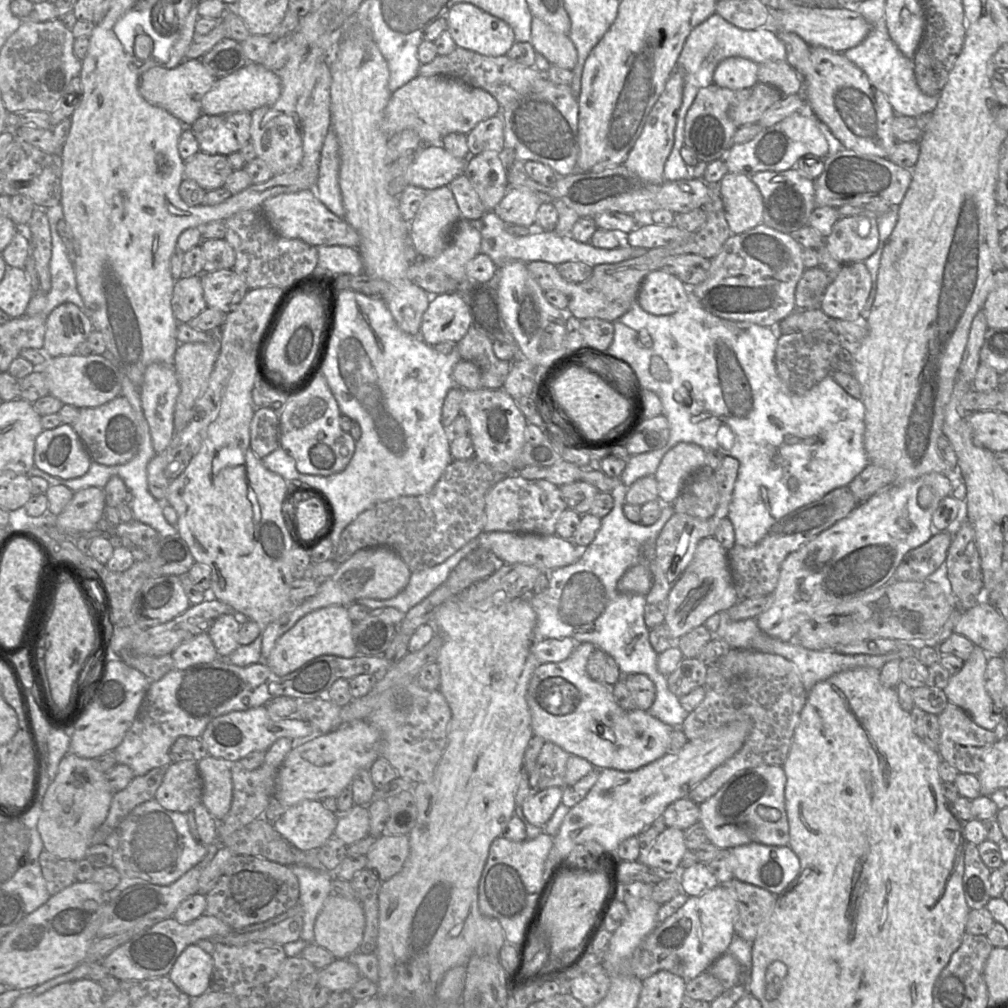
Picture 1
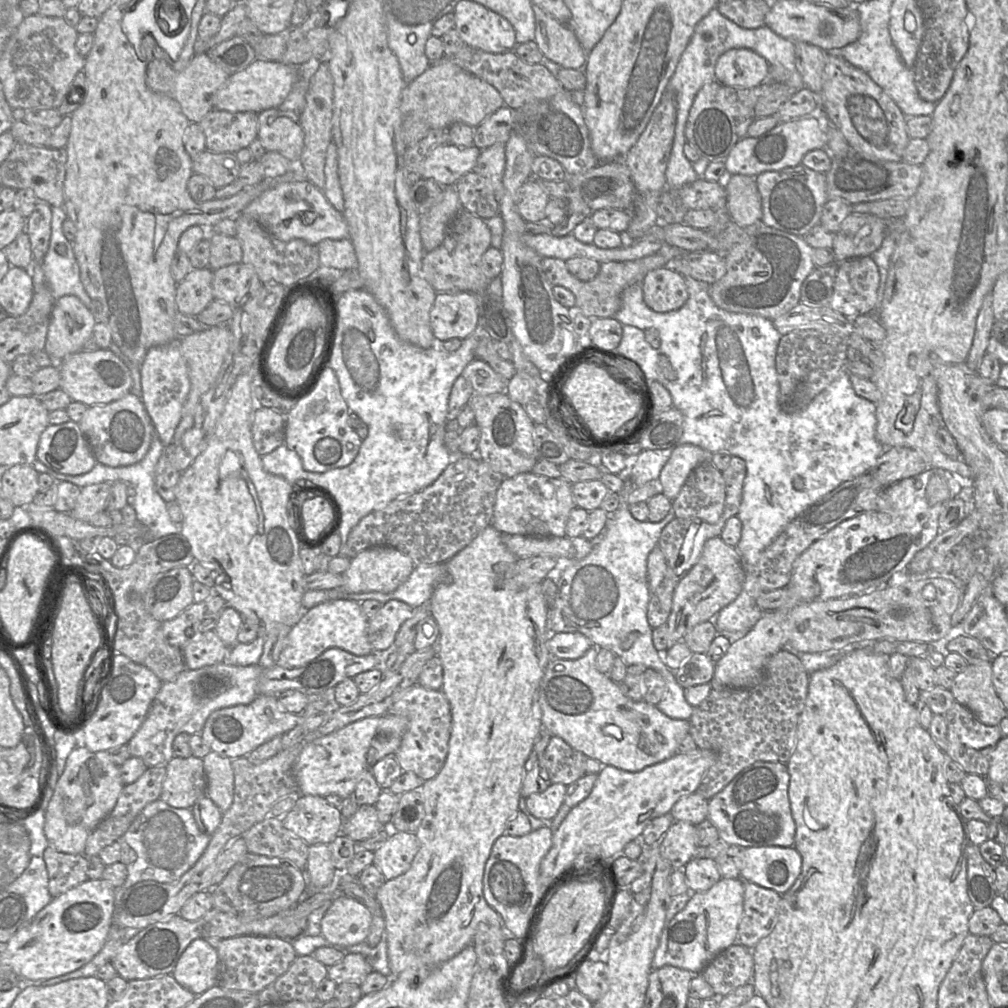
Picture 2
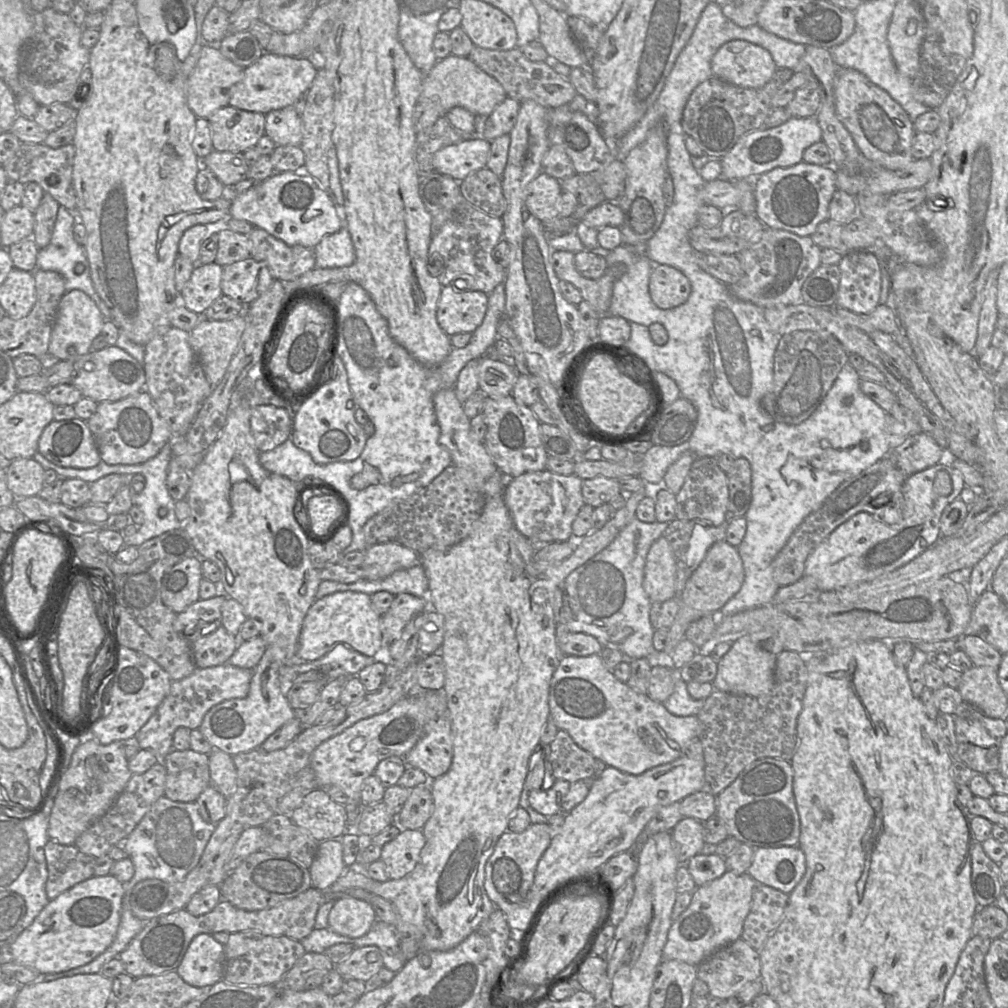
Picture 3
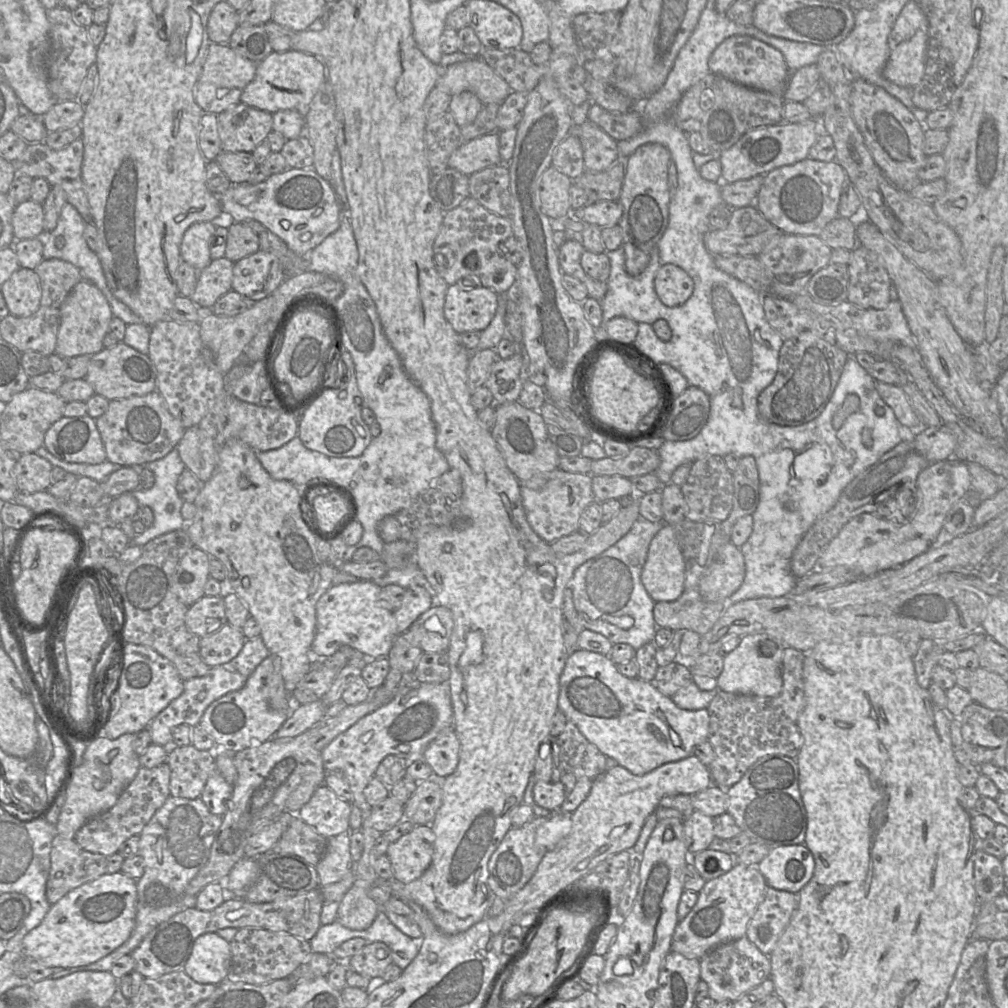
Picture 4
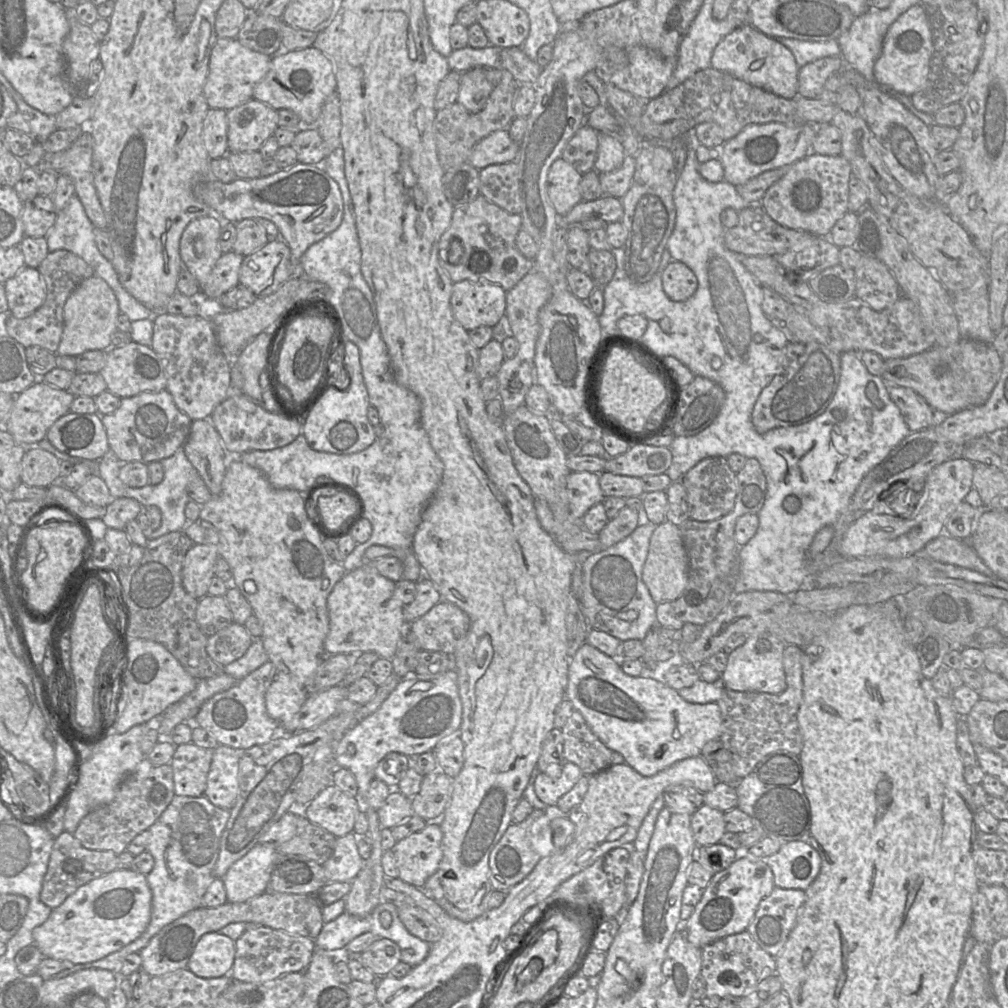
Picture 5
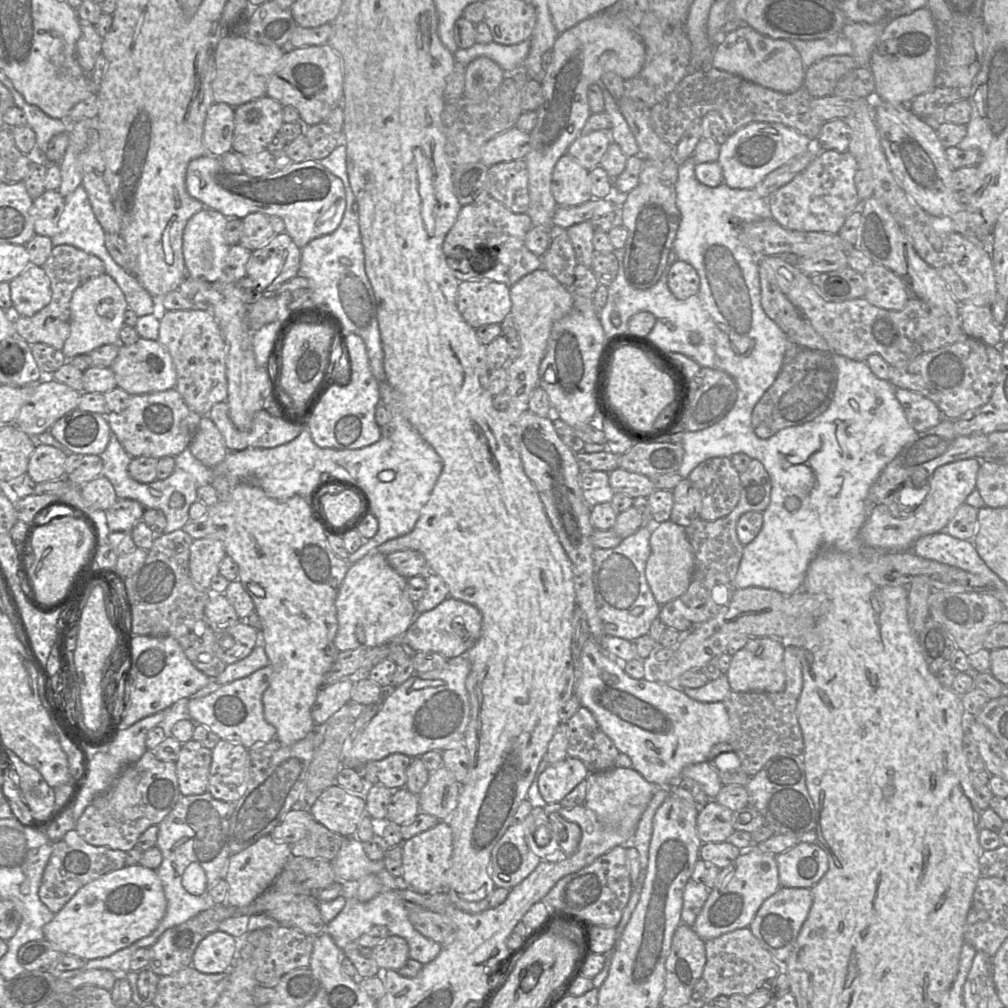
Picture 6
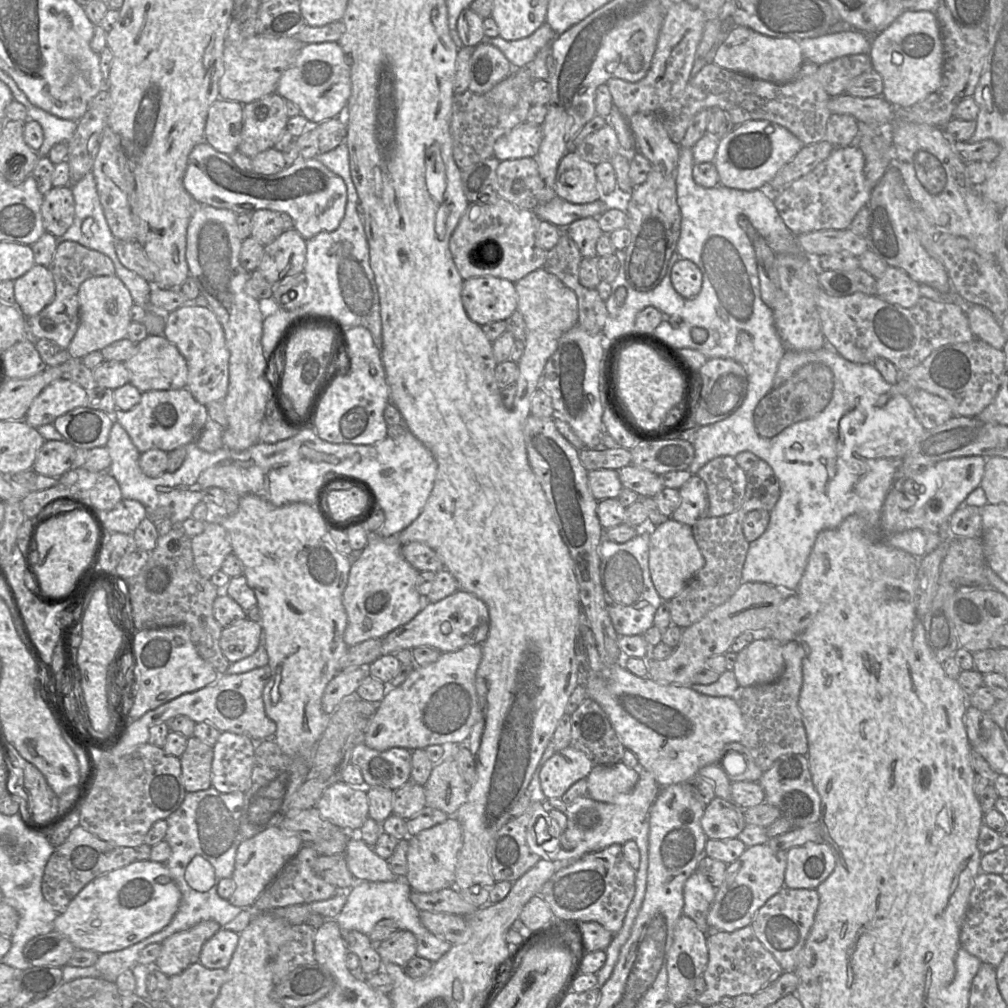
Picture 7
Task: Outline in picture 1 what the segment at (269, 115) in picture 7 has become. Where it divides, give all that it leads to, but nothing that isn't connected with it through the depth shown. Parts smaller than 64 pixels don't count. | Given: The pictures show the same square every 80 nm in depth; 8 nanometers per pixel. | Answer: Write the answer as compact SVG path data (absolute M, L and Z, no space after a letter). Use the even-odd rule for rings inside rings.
M246 111L229 112L219 115L202 114L191 126L185 126L185 128L191 129L199 143L201 152L211 155L230 155L239 151L250 142L251 120L251 113Z

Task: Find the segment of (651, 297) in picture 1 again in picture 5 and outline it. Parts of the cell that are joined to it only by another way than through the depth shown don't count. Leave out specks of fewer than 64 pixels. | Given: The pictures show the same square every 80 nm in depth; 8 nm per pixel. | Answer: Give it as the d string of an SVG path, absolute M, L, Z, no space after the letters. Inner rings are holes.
M671 261L662 272L662 287L673 301L686 301L695 293L698 280L693 271L680 261Z

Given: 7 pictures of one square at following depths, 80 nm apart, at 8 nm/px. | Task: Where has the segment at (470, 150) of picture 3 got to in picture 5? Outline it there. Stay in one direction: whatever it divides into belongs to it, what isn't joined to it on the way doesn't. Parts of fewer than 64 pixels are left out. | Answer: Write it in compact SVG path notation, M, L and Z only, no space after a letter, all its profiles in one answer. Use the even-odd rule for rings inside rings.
M507 129L495 131L474 147L467 161L478 170L493 164L512 162L517 158L519 143L513 141Z

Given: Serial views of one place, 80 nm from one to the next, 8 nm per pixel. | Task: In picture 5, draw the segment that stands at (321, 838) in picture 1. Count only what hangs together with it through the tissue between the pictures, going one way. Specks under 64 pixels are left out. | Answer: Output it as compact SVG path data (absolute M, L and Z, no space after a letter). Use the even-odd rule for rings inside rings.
M334 784L321 791L309 804L300 809L310 822L327 830L335 837L354 833L354 825L362 803Z

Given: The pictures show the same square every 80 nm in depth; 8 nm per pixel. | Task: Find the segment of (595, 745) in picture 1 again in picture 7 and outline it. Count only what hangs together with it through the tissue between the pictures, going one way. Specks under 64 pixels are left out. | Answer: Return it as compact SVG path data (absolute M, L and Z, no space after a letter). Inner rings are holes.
M596 643L588 645L587 654L592 669L588 681L585 684L588 698L596 701L603 708L603 710L608 715L610 722L623 746L626 748L626 750L630 750L636 755L639 761L640 769L644 769L651 772L661 788L667 787L672 784L684 783L689 778L692 778L695 775L697 775L698 771L702 767L709 764L718 764L721 762L721 760L725 755L728 755L729 753L737 753L733 751L726 752L724 755L721 756L722 749L729 743L740 742L745 732L744 718L742 716L739 706L732 697L713 697L705 694L700 694L696 692L694 689L692 689L691 685L658 683L651 678L639 677L634 675L626 668L624 668L622 666L622 663L621 665L615 665L614 667L607 669L603 666L601 662ZM672 751L675 751L677 753L677 756L675 758L670 757L670 753Z

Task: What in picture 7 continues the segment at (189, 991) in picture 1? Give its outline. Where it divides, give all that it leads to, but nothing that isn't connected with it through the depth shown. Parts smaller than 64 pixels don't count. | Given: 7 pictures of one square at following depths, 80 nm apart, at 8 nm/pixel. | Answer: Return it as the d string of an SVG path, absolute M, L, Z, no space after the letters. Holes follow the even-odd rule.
M220 928L202 946L199 963L208 969L226 969L239 942L239 933Z

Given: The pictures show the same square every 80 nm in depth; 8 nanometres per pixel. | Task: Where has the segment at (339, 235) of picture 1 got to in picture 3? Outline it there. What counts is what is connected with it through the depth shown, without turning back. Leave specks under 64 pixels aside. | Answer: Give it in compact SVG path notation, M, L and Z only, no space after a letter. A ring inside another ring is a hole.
M303 169L294 172L275 172L270 178L238 195L231 202L229 217L248 221L289 246L301 245L306 248L314 248L325 235L333 234L344 226L332 199Z

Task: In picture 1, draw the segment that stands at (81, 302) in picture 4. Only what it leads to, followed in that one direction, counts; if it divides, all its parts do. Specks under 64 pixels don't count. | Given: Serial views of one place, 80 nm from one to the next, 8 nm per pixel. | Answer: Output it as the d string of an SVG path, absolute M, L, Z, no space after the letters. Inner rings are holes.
M62 303L46 318L43 348L54 358L71 355L92 330L89 317L77 305Z

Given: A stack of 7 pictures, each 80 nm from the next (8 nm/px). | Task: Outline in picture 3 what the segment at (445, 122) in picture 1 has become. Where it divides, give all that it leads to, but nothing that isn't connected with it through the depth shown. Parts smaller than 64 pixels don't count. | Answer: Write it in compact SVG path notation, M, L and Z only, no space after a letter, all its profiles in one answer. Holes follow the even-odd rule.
M450 54L437 61L433 68L424 75L420 97L439 103L445 113L459 106L475 116L487 117L507 98L507 94L495 78L481 70L468 57Z

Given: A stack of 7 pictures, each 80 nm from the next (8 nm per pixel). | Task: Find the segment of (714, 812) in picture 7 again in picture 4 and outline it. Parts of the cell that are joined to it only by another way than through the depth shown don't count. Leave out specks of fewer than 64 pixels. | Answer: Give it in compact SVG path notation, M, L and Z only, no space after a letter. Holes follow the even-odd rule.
M695 810L683 822L684 837L690 856L709 848L715 838L713 828L713 818Z

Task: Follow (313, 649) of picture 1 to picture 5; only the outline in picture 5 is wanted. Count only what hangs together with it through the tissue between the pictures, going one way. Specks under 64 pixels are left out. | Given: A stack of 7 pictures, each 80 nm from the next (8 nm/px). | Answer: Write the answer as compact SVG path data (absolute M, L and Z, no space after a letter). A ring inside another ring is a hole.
M367 563L346 572L336 583L327 600L330 620L324 642L327 655L375 652L392 660L408 626L403 617L404 604L394 597L395 582L382 576Z

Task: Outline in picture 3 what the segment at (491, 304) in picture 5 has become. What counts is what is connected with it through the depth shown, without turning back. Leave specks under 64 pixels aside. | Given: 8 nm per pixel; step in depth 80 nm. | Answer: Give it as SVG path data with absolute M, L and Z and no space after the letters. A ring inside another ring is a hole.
M451 286L442 288L437 304L437 321L442 330L452 336L459 333L473 333L483 322L488 309L488 294L481 291L455 291Z

